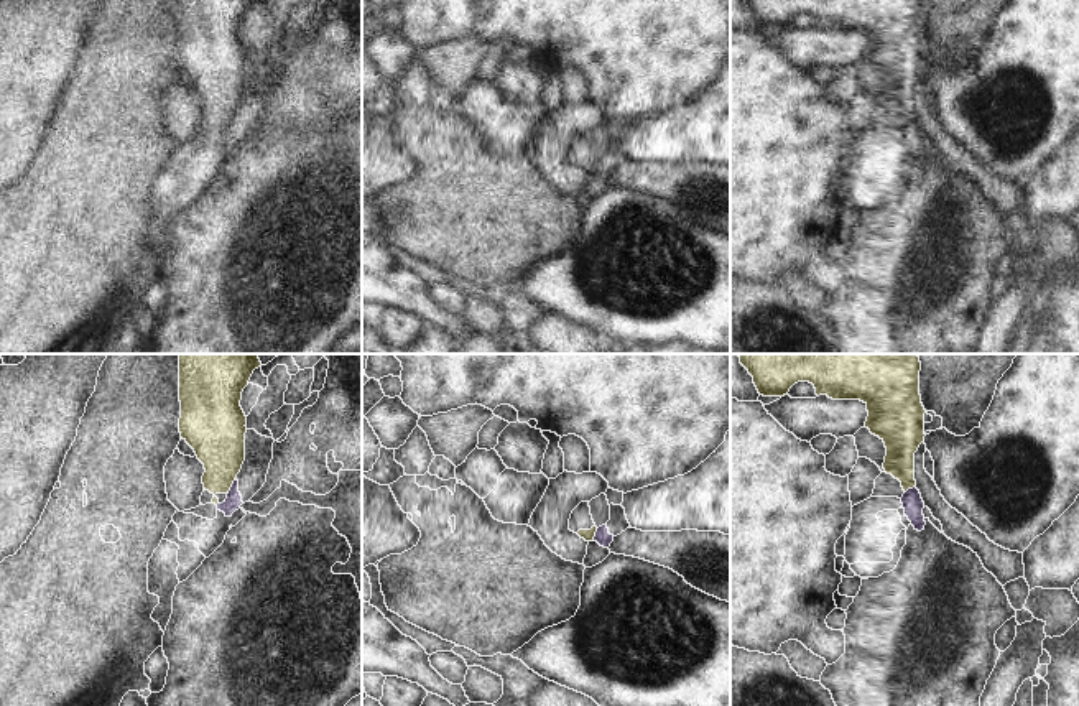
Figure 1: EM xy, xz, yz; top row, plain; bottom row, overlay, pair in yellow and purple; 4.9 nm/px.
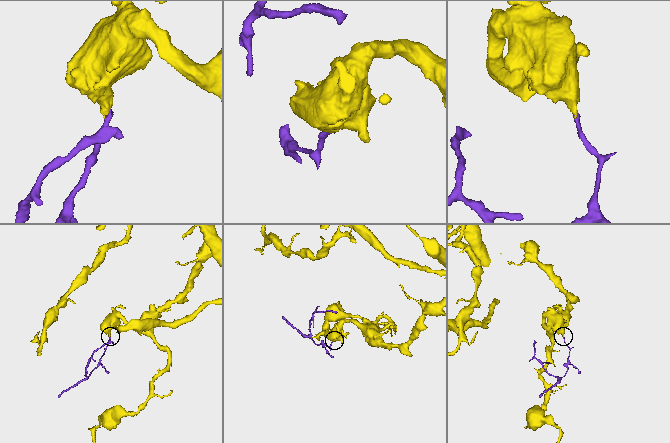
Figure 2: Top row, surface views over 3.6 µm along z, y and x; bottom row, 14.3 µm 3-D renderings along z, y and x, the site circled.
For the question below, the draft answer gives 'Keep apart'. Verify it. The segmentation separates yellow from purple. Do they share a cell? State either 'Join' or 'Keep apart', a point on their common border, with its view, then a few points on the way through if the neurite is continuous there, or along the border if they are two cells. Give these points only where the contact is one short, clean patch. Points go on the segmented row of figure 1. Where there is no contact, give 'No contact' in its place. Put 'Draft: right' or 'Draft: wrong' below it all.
Keep apart. Touches yellow at xy (231, 486). Boundary: xy (236, 476), (227, 494)
Draft: right

